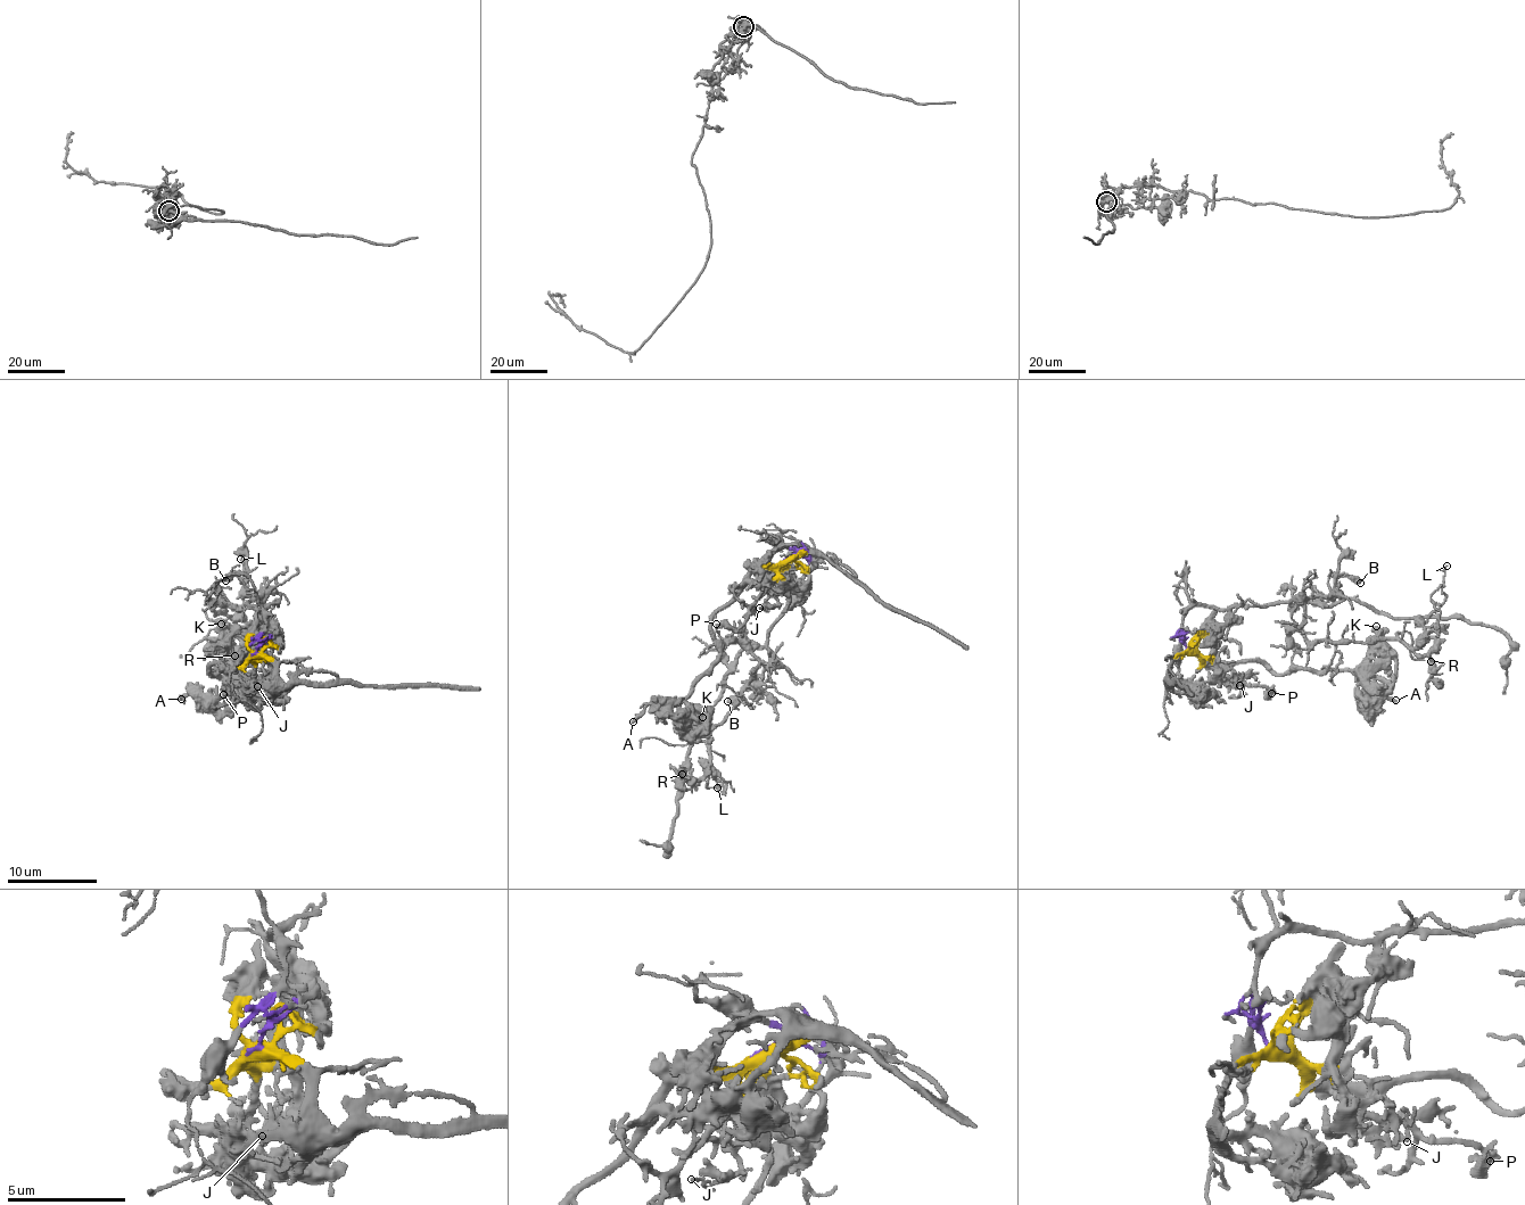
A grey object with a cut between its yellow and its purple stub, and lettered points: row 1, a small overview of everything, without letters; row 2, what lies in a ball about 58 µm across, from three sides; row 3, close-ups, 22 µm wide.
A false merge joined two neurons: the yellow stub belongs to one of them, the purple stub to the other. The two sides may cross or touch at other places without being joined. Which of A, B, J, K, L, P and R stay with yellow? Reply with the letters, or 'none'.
A, J, K, P

